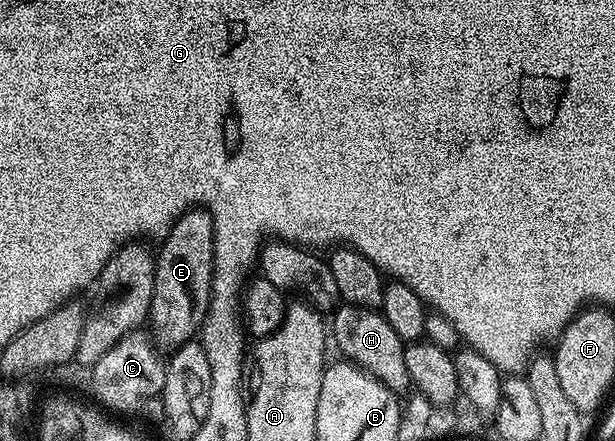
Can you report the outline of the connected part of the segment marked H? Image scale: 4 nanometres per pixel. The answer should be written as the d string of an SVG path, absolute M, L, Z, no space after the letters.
M344 303L337 307L330 315L330 339L334 347L344 354L341 356L347 362L361 367L368 375L382 381L382 385L397 393L409 390L410 380L404 356L405 340L394 333L394 325L390 325L390 321L386 321L379 310L359 307L353 303Z

